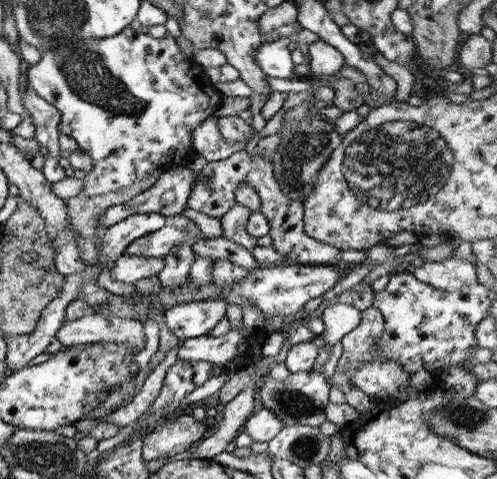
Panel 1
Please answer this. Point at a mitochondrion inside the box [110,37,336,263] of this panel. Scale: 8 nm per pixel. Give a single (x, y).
(301, 146)

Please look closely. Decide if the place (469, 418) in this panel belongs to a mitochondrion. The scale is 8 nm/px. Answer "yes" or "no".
yes

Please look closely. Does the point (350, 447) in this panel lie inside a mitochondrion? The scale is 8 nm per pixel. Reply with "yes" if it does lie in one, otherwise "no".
no

